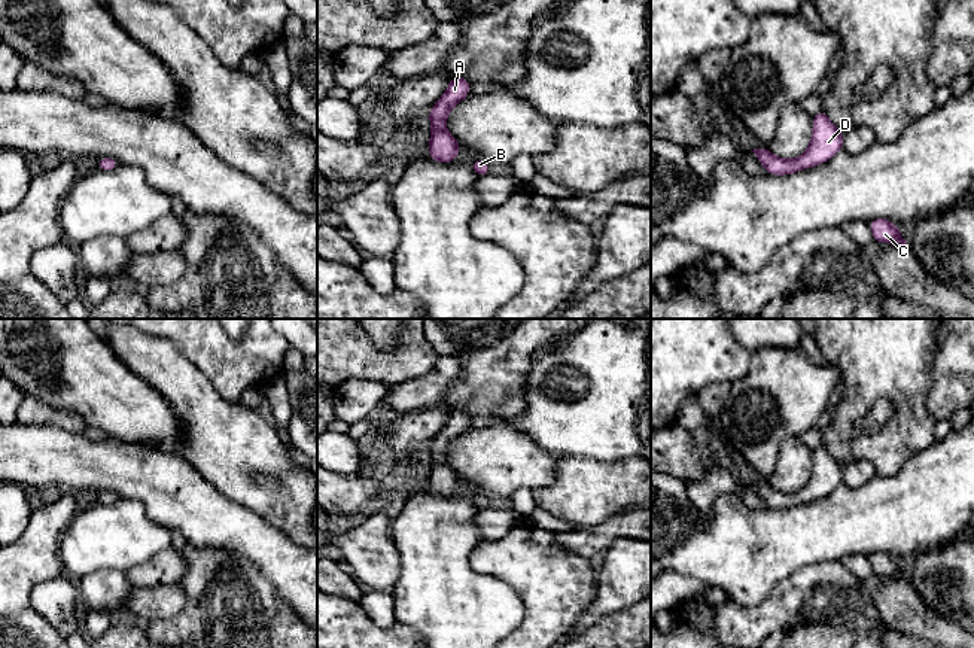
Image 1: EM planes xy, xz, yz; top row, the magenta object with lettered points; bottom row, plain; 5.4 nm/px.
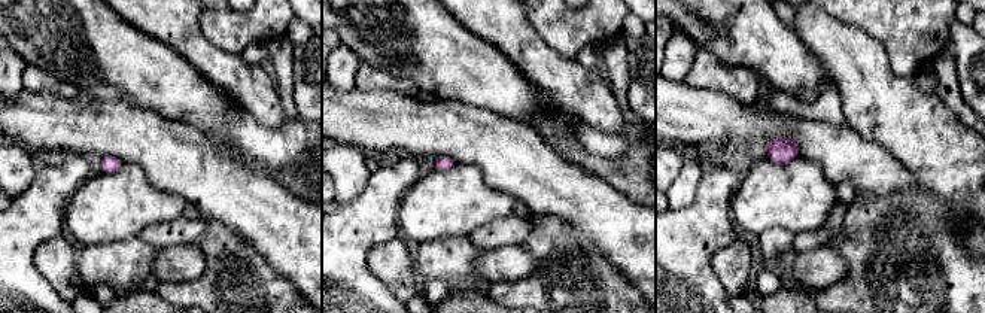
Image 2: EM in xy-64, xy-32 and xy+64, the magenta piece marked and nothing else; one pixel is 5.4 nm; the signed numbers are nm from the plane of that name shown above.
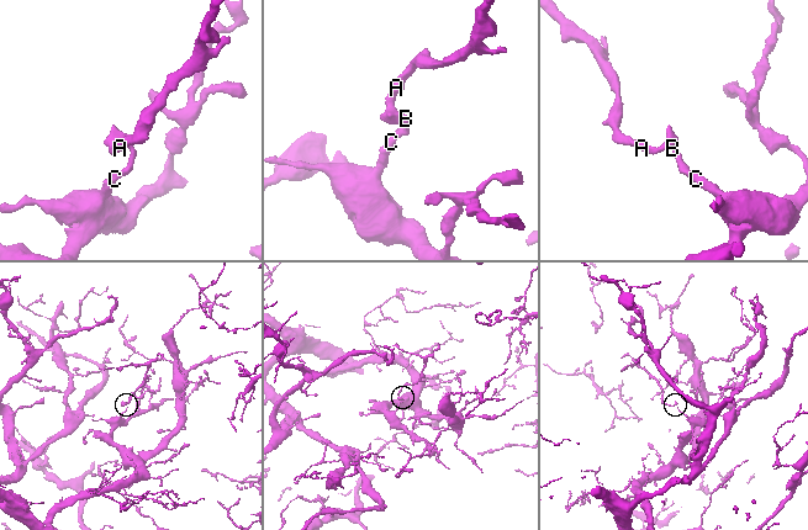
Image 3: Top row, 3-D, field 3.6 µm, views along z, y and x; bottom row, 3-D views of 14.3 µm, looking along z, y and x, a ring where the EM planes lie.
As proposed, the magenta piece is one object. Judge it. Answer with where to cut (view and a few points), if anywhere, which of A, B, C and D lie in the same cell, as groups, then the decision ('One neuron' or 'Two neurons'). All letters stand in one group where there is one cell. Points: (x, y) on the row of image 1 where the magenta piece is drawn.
No split. Groups: A B C D. One neuron

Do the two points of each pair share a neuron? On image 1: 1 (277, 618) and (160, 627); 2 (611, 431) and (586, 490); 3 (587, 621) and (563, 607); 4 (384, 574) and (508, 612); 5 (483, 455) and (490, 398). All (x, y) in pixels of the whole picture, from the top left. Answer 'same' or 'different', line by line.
1: same
2: different
3: different
4: different
5: different

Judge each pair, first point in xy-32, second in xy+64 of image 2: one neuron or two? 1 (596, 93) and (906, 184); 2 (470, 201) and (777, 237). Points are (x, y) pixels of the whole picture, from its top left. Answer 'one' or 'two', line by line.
1: two
2: two

